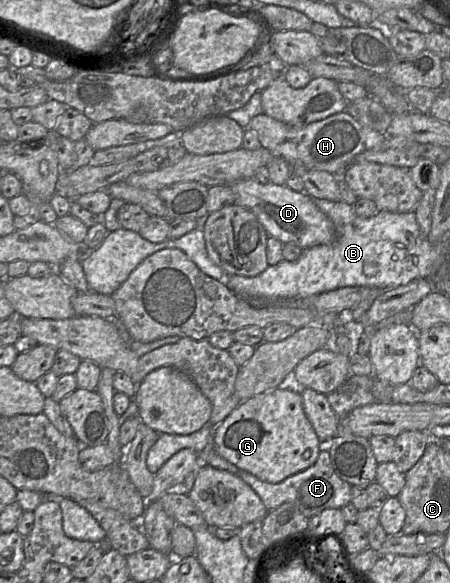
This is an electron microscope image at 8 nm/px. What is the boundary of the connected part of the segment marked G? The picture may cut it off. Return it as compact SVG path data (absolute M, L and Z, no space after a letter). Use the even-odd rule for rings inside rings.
M290 385L242 402L213 429L215 450L222 458L271 484L311 467L320 453L320 441L305 415L300 389Z

